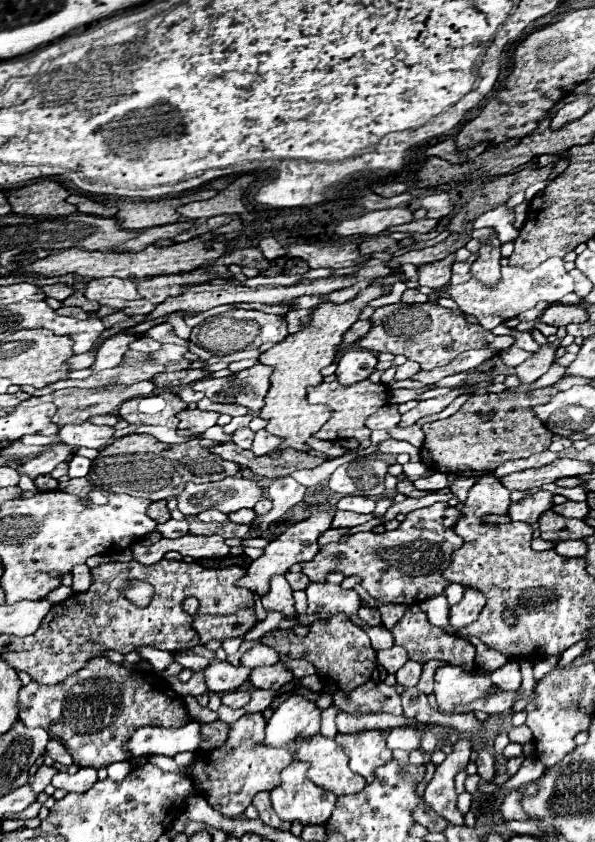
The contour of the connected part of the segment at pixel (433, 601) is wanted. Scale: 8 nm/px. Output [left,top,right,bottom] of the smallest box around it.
[420,596,457,636]

